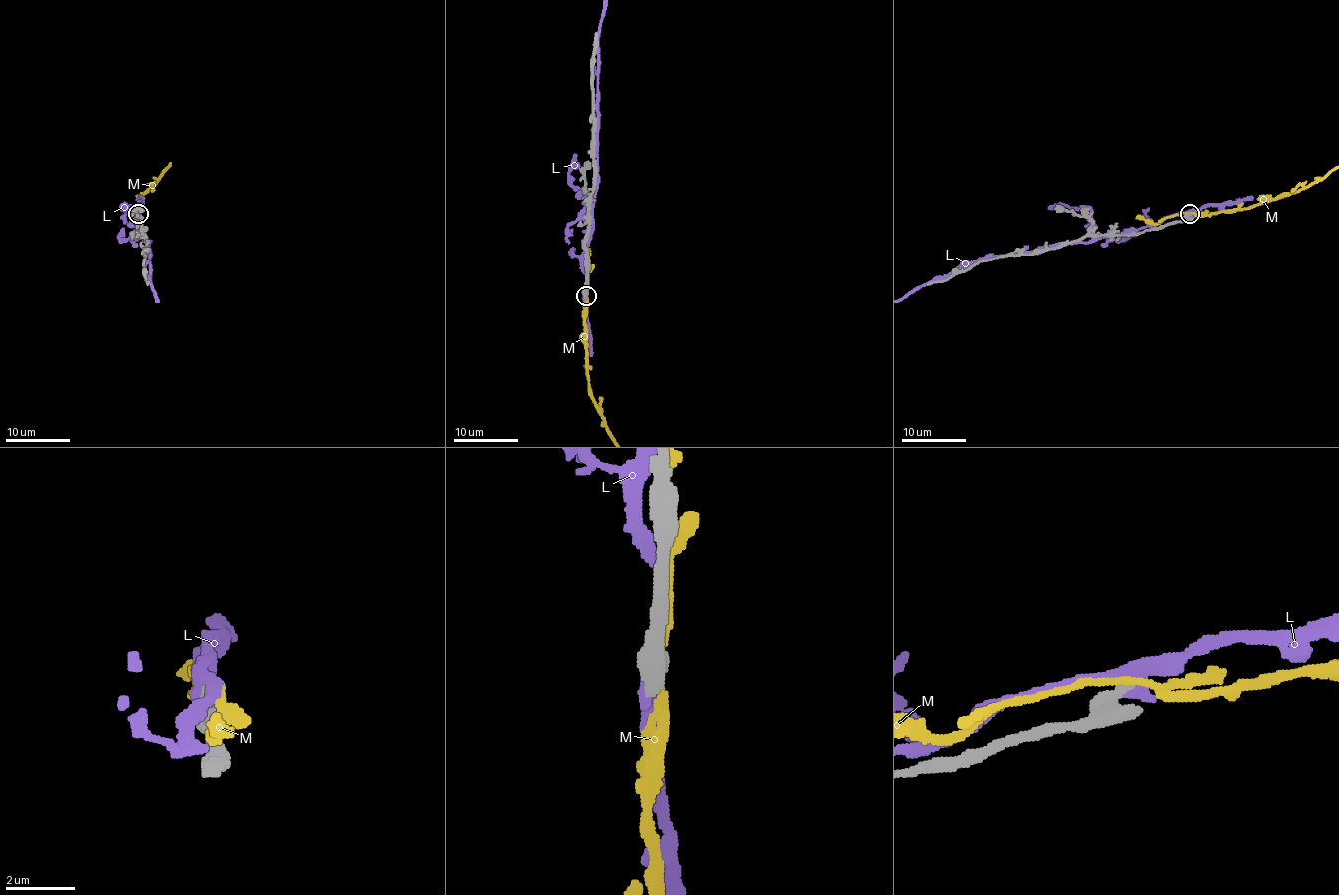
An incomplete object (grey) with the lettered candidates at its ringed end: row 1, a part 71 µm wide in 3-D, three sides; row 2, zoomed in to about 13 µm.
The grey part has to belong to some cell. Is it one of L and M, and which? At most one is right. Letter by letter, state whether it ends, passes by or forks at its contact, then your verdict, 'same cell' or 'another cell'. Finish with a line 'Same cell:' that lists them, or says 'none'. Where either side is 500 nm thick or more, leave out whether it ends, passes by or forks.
L: another cell
M: it passes by | same cell
Same cell: M

